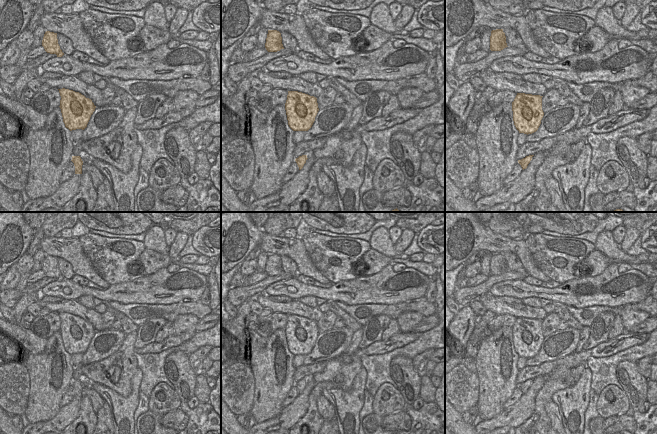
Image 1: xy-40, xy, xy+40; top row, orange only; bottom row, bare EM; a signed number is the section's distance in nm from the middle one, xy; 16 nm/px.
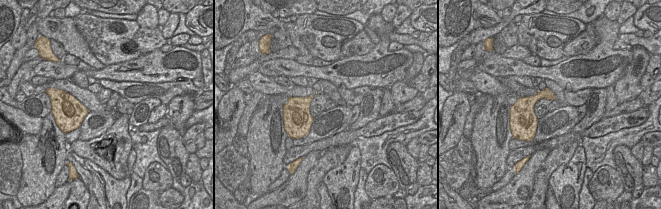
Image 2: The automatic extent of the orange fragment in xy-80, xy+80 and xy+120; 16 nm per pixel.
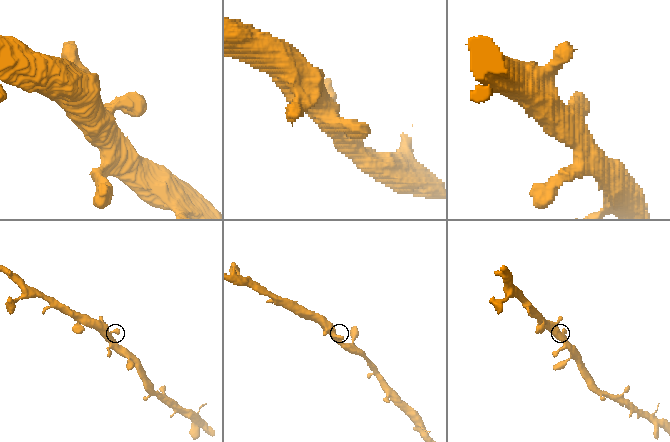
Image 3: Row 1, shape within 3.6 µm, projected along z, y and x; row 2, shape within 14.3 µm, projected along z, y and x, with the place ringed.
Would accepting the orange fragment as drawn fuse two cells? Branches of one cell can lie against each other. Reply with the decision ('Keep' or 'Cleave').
Keep

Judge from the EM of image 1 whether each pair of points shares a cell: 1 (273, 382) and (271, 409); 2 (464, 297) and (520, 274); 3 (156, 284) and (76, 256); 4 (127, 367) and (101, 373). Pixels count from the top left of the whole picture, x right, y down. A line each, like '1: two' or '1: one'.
1: one
2: one
3: two
4: one

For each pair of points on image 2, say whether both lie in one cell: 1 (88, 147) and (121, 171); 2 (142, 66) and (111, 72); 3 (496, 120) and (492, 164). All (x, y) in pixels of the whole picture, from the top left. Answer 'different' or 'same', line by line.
1: same
2: same
3: same

